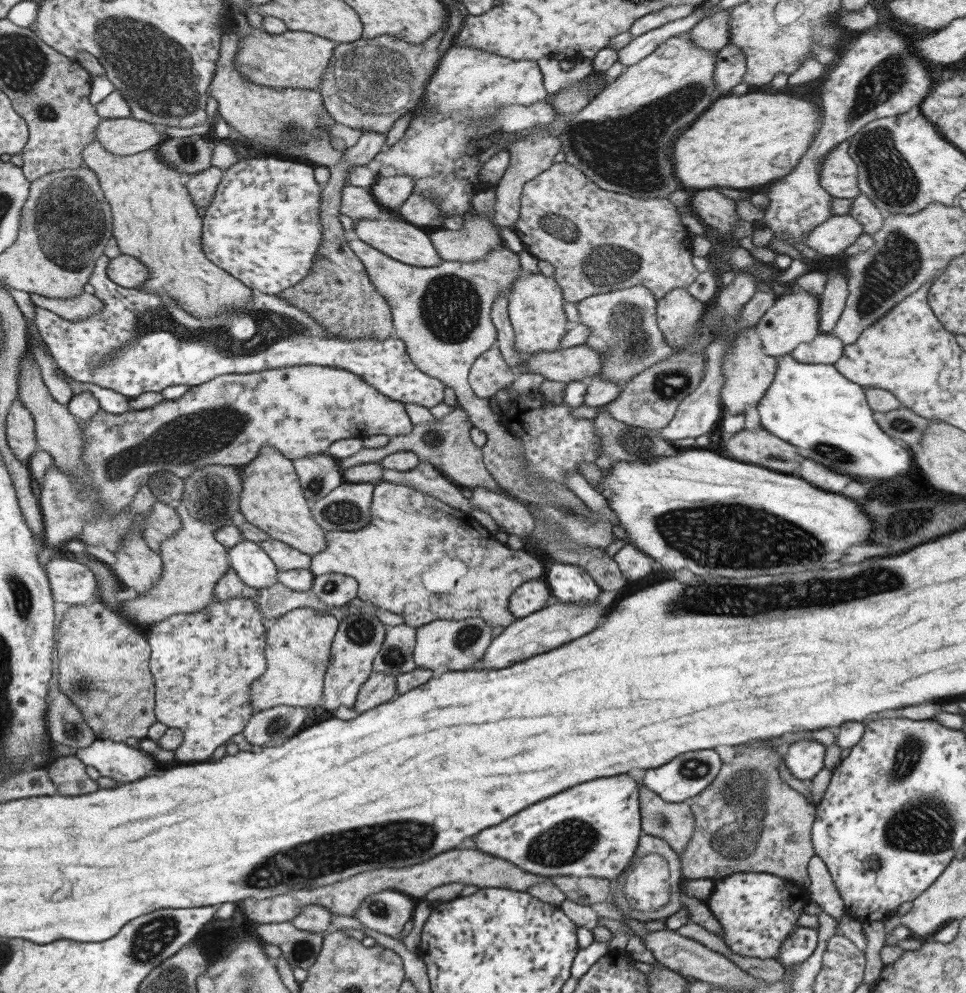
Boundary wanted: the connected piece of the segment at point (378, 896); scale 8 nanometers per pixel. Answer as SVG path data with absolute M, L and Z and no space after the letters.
M385 889L363 899L353 914L364 928L399 940L403 925L412 921L413 899L399 891Z

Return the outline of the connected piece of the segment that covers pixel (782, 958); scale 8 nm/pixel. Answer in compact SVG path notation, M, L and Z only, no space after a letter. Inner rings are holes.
M797 927L779 948L776 961L785 969L803 962L817 948L817 934L813 928Z

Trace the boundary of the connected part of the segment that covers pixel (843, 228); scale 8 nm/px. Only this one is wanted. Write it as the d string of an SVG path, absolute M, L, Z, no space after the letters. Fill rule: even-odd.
M848 214L833 215L813 227L804 244L820 256L837 256L862 233L861 225Z

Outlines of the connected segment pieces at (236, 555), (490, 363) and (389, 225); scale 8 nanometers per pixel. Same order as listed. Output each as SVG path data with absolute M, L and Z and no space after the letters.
M241 541L229 548L229 565L249 588L264 589L277 583L273 562L253 541Z
M493 347L473 361L468 370L467 382L477 398L489 399L515 379L516 374L505 364L498 347Z
M355 219L354 222L353 233L357 235L357 239L368 244L371 248L375 248L379 252L386 254L393 260L398 260L403 264L416 267L434 267L443 262L443 260L437 256L427 234L422 232L419 227L415 227L406 221Z

